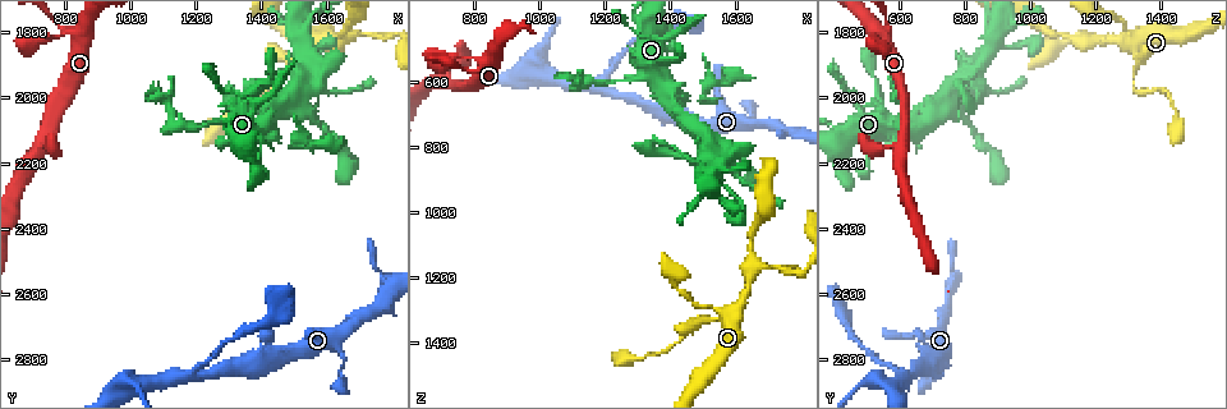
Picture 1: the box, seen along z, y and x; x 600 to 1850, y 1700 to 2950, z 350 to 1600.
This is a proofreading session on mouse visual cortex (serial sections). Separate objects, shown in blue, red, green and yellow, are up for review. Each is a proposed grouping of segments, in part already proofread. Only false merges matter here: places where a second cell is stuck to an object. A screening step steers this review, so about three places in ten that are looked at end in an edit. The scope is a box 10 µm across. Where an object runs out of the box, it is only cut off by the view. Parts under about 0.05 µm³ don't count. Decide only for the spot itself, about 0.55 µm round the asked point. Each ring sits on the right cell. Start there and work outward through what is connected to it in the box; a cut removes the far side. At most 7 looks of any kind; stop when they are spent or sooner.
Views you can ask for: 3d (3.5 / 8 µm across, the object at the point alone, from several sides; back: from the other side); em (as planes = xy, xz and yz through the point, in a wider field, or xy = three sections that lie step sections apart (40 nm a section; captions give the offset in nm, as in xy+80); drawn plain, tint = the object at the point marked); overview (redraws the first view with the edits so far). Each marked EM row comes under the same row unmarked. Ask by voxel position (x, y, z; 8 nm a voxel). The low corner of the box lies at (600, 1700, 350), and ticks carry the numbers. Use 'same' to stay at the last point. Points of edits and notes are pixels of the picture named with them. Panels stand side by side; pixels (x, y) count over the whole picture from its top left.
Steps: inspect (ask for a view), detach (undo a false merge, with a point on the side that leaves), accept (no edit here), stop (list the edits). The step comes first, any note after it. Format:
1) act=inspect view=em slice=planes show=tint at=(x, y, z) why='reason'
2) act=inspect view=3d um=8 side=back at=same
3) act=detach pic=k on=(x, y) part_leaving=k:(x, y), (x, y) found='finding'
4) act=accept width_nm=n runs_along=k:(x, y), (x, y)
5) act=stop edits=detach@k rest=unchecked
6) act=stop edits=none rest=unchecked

act=inspect view=3d um=3.5 at=(1230, 2080, 600) why='sharp bend'

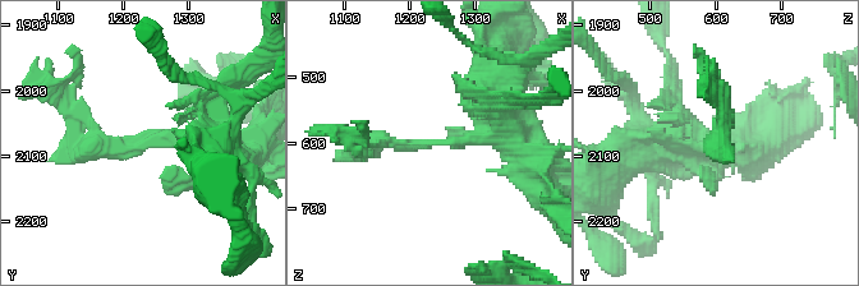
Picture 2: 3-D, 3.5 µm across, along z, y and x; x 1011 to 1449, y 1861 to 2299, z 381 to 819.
act=inspect view=em slice=xy step=5 show=tint at=(1240, 2075, 595) arm_widths_nm=200,400 why='shape alone is not enough'

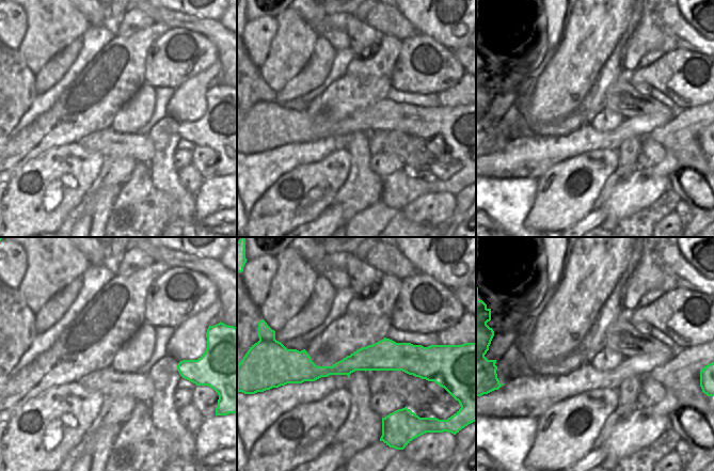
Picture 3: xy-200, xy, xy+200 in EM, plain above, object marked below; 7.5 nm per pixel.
act=detach pic=2 on=(390, 143) part_leaving=2:(431, 144), (349, 144) found='a second cell is stuck on'

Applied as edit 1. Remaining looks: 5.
act=inspect view=3d um=3.5 at=(1490, 2150, 650) why='sharp bend'

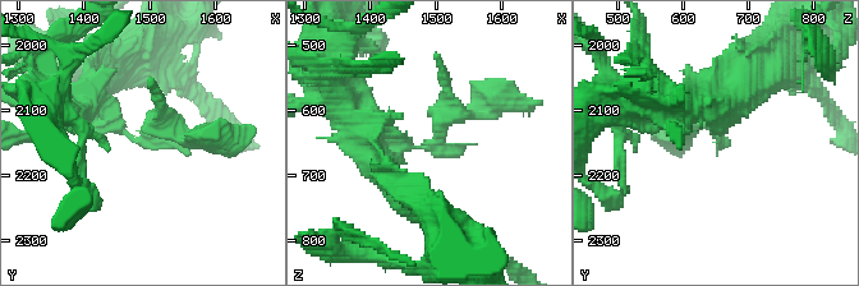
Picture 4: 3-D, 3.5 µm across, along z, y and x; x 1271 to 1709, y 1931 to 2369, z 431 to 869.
act=inspect view=em slice=xy step=2 show=tint at=(1485, 2145, 660)

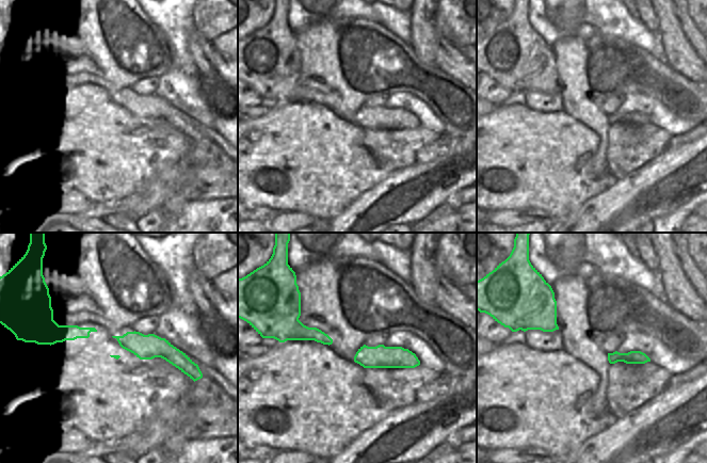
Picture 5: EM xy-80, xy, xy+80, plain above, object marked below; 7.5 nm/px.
act=accept found='continuous, no second cell'

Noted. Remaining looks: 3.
act=inspect view=em slice=xy step=2 show=tint at=(1490, 1960, 1320) why='sharp bend'

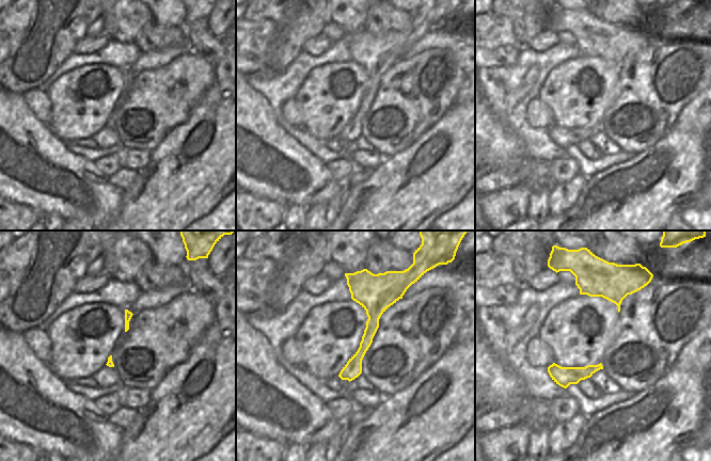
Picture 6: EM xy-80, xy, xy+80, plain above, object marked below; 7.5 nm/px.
act=inspect view=3d um=3.5 at=same

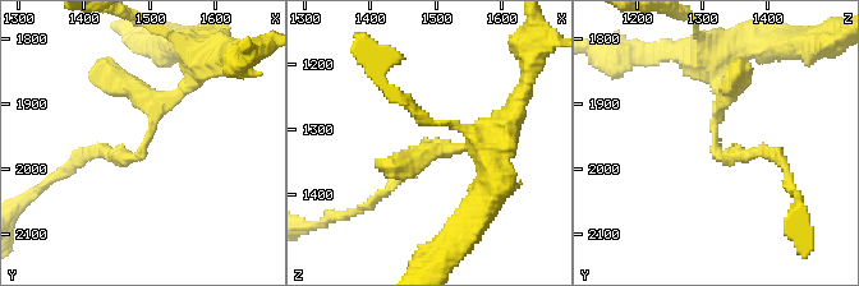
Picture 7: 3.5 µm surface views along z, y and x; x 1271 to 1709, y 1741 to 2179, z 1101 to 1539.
act=accept width_nm=140 runs_along=7:(194, 73), (155, 111), (139, 155), (96, 151) found='one cell here'

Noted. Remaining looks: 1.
act=stop edits=detach@2 rest=unchecked

